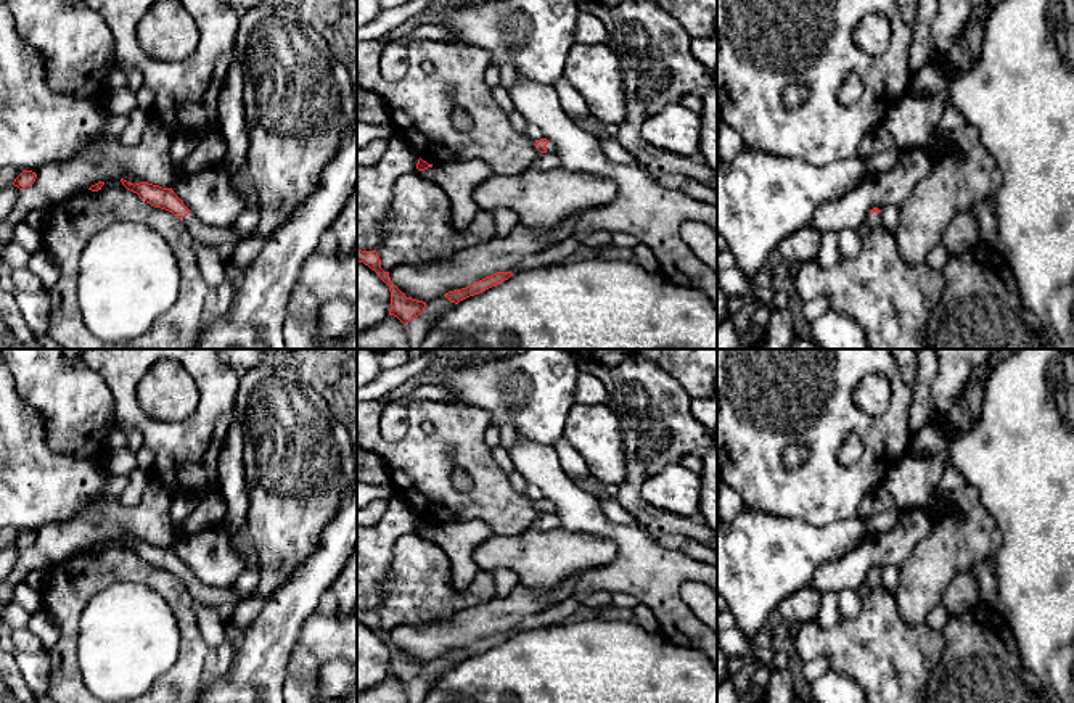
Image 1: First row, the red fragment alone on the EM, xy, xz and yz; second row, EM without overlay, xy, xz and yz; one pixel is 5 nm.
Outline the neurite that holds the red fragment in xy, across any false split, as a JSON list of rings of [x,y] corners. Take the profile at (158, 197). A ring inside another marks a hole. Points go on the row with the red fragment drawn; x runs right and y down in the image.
[[[121,179],[122,185],[137,193],[141,199],[154,208],[166,209],[183,220],[190,233],[196,241],[211,243],[217,248],[225,248],[227,253],[233,249],[240,235],[232,228],[215,228],[204,225],[199,219],[183,204],[183,201],[174,193],[172,188],[162,188],[148,182],[130,183]]]

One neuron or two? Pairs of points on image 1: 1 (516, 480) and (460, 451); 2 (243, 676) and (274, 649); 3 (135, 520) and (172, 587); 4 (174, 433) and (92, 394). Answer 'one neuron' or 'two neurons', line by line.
1: two neurons
2: one neuron
3: two neurons
4: two neurons

